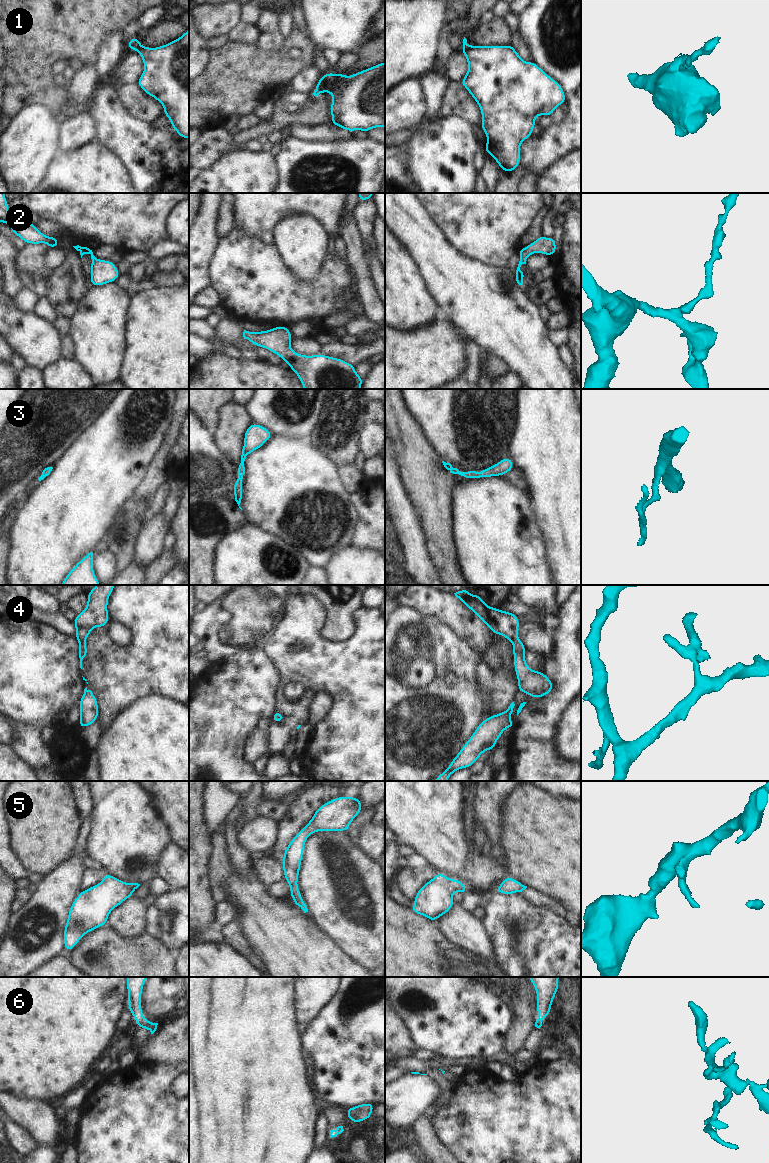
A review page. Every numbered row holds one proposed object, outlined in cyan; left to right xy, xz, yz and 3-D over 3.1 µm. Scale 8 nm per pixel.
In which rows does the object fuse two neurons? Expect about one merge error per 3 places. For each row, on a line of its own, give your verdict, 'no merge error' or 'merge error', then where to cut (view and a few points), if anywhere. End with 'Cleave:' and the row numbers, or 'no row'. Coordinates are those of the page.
1: merge error; cut in xz along (334, 75), (325, 90)
2: no merge error; no cut
3: no merge error; no cut
4: no merge error; no cut
5: no merge error; no cut
6: no merge error; no cut
Cleave: 1

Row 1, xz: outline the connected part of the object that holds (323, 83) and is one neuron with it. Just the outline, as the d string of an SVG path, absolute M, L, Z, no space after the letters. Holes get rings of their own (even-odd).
M328 72L327 74L321 76L315 87L313 95L318 96L319 94L324 93L327 90L329 84L332 82L333 77L334 74L332 72Z

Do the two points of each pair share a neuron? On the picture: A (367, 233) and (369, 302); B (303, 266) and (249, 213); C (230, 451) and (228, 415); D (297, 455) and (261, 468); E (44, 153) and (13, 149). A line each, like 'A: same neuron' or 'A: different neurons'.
A: different neurons
B: different neurons
C: same neuron
D: same neuron
E: same neuron

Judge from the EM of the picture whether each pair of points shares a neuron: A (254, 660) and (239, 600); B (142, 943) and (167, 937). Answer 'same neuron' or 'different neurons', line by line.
A: different neurons
B: different neurons

